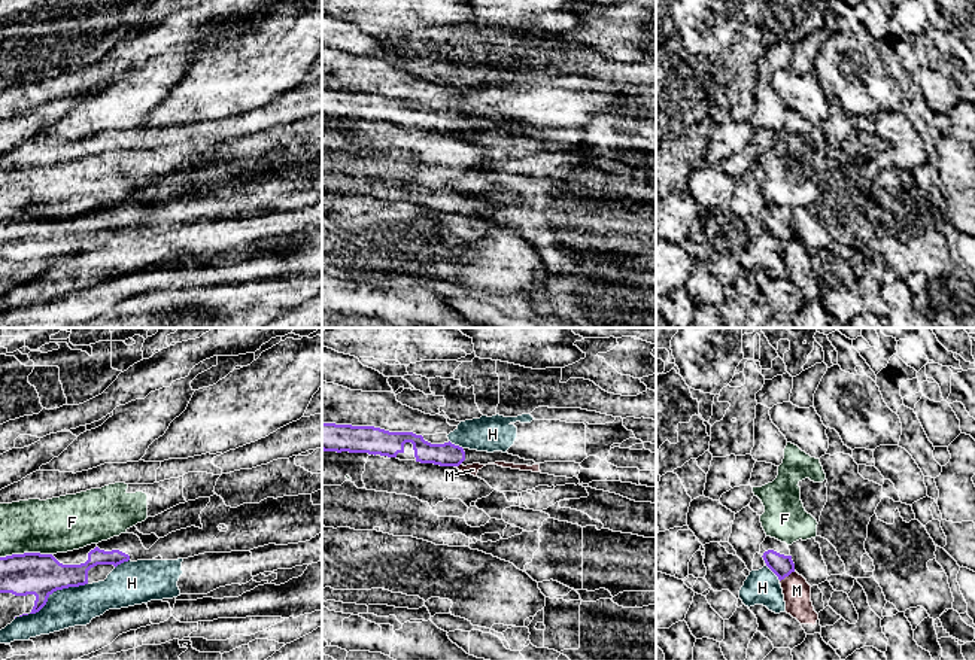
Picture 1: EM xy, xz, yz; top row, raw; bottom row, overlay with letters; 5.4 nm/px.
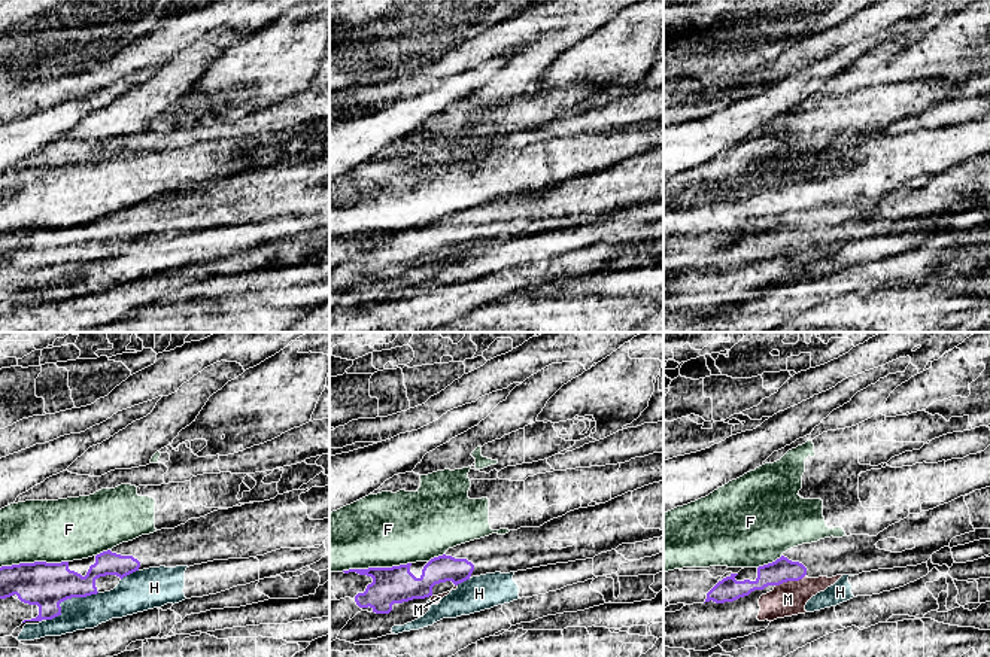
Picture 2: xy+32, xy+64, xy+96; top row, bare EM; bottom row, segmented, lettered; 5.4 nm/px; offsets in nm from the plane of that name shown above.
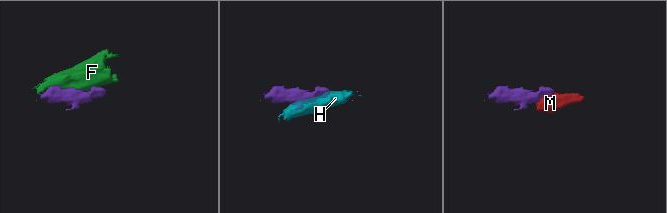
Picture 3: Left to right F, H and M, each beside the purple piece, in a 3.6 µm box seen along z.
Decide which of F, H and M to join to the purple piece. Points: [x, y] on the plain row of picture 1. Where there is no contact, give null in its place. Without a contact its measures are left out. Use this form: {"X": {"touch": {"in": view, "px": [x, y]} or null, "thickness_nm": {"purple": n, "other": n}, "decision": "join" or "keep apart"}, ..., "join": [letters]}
{"F": {"touch": {"in": "xy", "px": [26, 219]}, "thickness_nm": {"purple": 220, "other": 300}, "decision": "keep apart"}, "H": {"touch": {"in": "xy", "px": [51, 259]}, "thickness_nm": {"purple": 220, "other": 220}, "decision": "keep apart"}, "M": {"touch": {"in": "yz", "px": [787, 242]}, "thickness_nm": {"purple": 120, "other": 150}, "decision": "keep apart"}, "join": []}

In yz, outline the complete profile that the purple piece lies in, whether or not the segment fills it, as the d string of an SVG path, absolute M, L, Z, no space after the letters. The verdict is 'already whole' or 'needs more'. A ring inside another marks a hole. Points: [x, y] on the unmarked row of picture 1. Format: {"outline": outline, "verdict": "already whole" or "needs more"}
{"outline": "M766 203L760 210L760 220L765 232L768 232L780 247L795 238L795 229L786 209Z", "verdict": "needs more"}

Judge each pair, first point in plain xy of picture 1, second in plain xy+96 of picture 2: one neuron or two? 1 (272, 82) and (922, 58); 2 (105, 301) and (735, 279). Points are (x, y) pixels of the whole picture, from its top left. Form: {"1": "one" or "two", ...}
{"1": "one", "2": "two"}

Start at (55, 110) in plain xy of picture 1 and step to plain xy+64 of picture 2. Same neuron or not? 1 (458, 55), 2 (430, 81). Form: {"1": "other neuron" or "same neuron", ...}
{"1": "other neuron", "2": "other neuron"}

